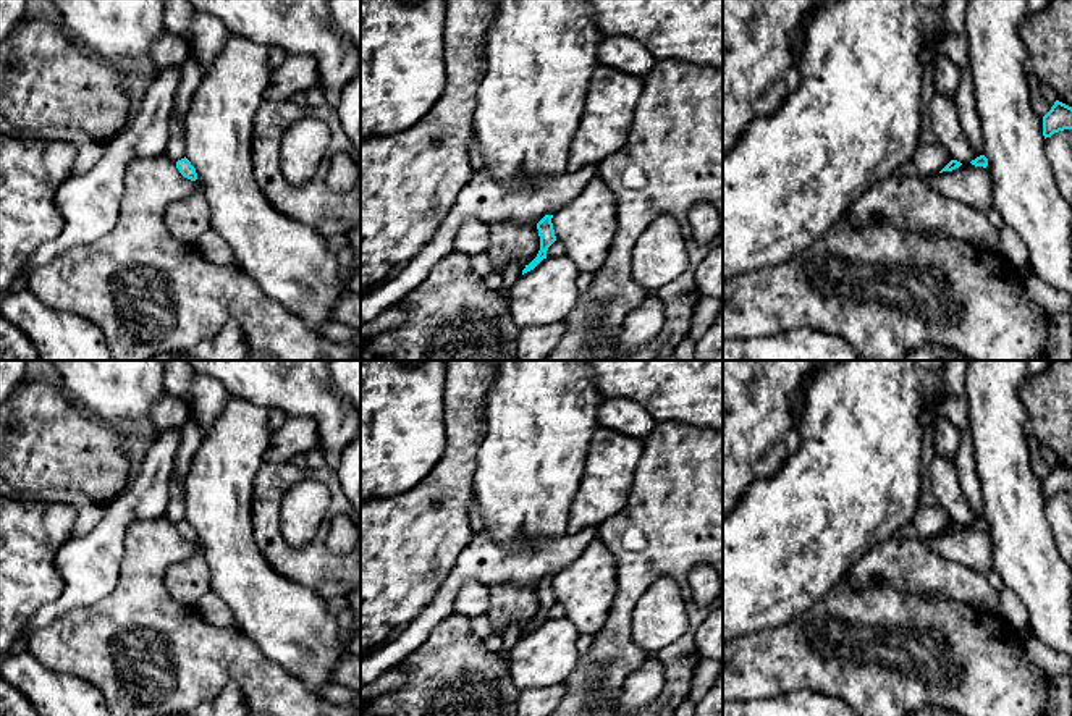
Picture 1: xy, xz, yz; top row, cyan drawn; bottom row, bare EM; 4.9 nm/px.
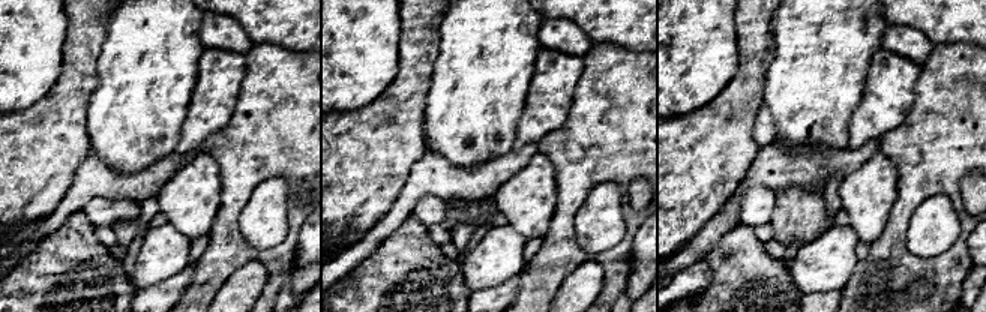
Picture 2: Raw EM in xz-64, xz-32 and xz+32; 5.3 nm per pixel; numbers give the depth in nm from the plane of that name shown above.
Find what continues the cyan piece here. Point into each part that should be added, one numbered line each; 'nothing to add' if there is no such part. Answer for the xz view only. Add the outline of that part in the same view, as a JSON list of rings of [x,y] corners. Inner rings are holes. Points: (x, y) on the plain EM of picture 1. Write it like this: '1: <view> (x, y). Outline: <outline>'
1: xz (417, 548). Outline: [[[448,360],[443,391],[446,448],[441,461],[414,488],[396,496],[361,503],[361,687],[401,664],[453,613],[456,593],[464,582],[480,582],[488,588],[500,583],[537,587],[597,540],[597,527],[589,527],[577,535],[564,533],[559,538],[542,538],[524,548],[501,548],[482,530],[474,532],[471,529],[469,508],[474,498],[477,456],[487,432],[485,401],[498,375],[500,362]]]

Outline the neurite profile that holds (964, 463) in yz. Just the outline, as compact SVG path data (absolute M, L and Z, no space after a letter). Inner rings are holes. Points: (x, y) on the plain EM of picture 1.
M960 430L959 451L952 462L965 501L975 512L977 519L983 517L981 483L975 472L973 443L969 430Z

